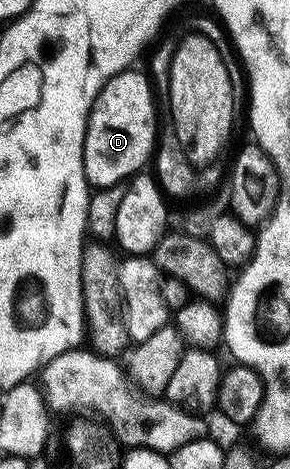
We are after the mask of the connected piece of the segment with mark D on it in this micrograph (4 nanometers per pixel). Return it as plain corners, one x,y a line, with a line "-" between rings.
138,69
120,71
103,85
97,94
93,107
89,110
89,123
85,126
85,148
83,161
85,162
85,177
94,188
113,187
117,182
128,180
138,174
145,162
150,162
155,151
155,144
159,138
159,114
153,104
153,87
149,79

